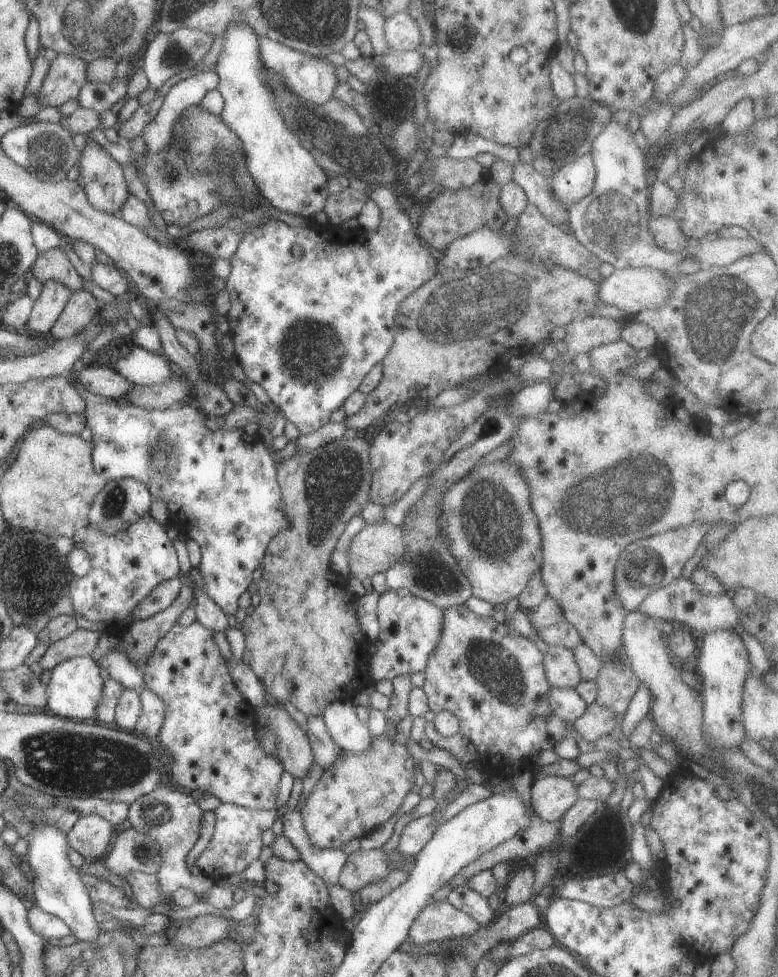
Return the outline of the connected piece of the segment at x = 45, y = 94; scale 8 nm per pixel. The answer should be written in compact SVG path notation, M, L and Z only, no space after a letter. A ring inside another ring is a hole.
M57 55L50 63L37 91L38 106L58 108L60 104L78 98L81 85L86 81L87 62L73 55Z

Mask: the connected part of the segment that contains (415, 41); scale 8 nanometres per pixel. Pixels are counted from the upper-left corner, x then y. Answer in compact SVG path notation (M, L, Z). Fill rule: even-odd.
M397 11L384 19L384 37L390 50L408 51L422 44L419 27L405 11Z

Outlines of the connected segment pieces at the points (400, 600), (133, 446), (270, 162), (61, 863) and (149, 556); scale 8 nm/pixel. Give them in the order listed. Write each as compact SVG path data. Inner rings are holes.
M387 589L378 598L376 617L379 625L379 634L375 640L377 653L366 660L369 682L391 680L397 675L423 672L429 653L440 639L442 609L403 589Z
M72 372L67 376L67 380L74 386L74 389L83 397L85 401L85 412L83 416L85 418L86 426L90 428L92 433L92 467L96 475L99 475L108 483L116 482L119 479L124 479L125 477L130 479L135 479L136 481L142 482L150 491L152 499L159 498L165 502L167 498L167 490L173 490L171 496L177 496L175 502L179 504L179 510L175 514L177 518L178 531L185 532L184 536L186 539L193 539L199 546L200 550L200 563L197 567L199 574L204 582L203 588L207 593L207 596L211 598L213 602L223 611L223 614L229 616L230 614L235 614L237 610L237 599L243 592L245 592L249 583L252 582L251 574L253 570L259 566L264 558L266 546L269 541L278 534L279 529L283 527L284 514L282 512L282 500L280 495L280 486L276 479L276 468L274 462L272 461L273 456L268 448L261 443L262 440L257 434L248 435L245 433L245 429L217 429L211 431L205 425L205 417L195 406L191 403L182 403L177 406L171 406L163 410L146 409L143 407L135 406L119 406L114 400L100 397L99 395L91 394L87 392L78 382L77 376L73 377Z
M228 22L227 28L220 36L222 47L216 62L216 75L218 83L216 89L221 93L223 104L220 112L221 120L228 126L242 142L246 155L246 170L252 182L258 188L260 196L271 206L280 211L291 212L306 218L323 218L324 202L328 197L328 177L325 171L315 162L315 159L305 150L297 137L287 130L278 108L274 105L274 96L265 86L260 70L263 62L258 53L258 36L255 31L245 23Z
M37 822L25 836L25 840L28 842L28 848L23 858L35 873L31 881L34 904L60 918L70 928L77 941L95 941L102 932L93 919L92 900L87 894L81 876L76 868L71 867L66 858L66 850L69 847L66 834L47 822Z
M149 514L143 515L137 519L137 522L130 523L111 536L104 535L89 524L85 524L81 535L82 549L90 556L92 568L82 577L70 577L68 581L72 609L77 617L83 617L88 621L105 622L108 631L117 630L120 634L133 622L130 616L131 609L134 609L134 606L144 599L154 586L179 574L177 555L172 541L167 538L165 525L157 523Z

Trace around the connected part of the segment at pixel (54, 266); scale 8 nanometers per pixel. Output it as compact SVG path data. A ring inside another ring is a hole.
M59 247L39 251L28 273L41 284L48 280L56 280L71 292L82 288L82 278Z

